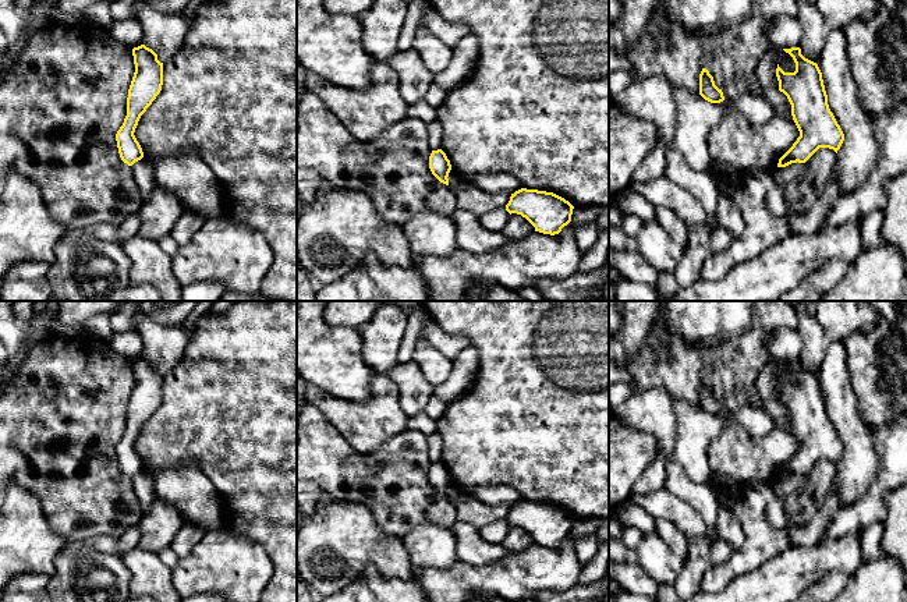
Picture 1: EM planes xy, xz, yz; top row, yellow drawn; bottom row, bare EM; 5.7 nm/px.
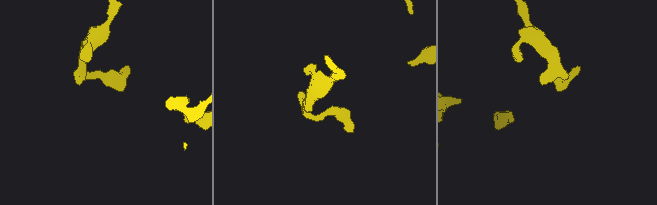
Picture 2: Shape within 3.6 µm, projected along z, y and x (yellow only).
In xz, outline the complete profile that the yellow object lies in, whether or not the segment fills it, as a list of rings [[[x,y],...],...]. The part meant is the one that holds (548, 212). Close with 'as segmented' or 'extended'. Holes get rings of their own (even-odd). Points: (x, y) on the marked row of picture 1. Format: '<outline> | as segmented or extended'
[[[521,188],[511,194],[506,210],[521,215],[543,234],[559,234],[571,222],[574,206],[564,198],[546,191]]] | as segmented

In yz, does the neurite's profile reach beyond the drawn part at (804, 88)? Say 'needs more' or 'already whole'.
already whole

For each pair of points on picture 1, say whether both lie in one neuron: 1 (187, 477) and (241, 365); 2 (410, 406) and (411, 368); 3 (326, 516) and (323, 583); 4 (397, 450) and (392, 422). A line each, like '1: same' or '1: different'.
1: different
2: same
3: same
4: different

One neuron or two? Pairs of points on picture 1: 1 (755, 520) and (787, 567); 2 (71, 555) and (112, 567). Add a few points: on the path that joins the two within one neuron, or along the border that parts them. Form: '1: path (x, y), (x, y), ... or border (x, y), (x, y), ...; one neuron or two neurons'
1: border (792, 545), (750, 570); two neurons
2: path (81, 565), (85, 569), (102, 569); one neuron

